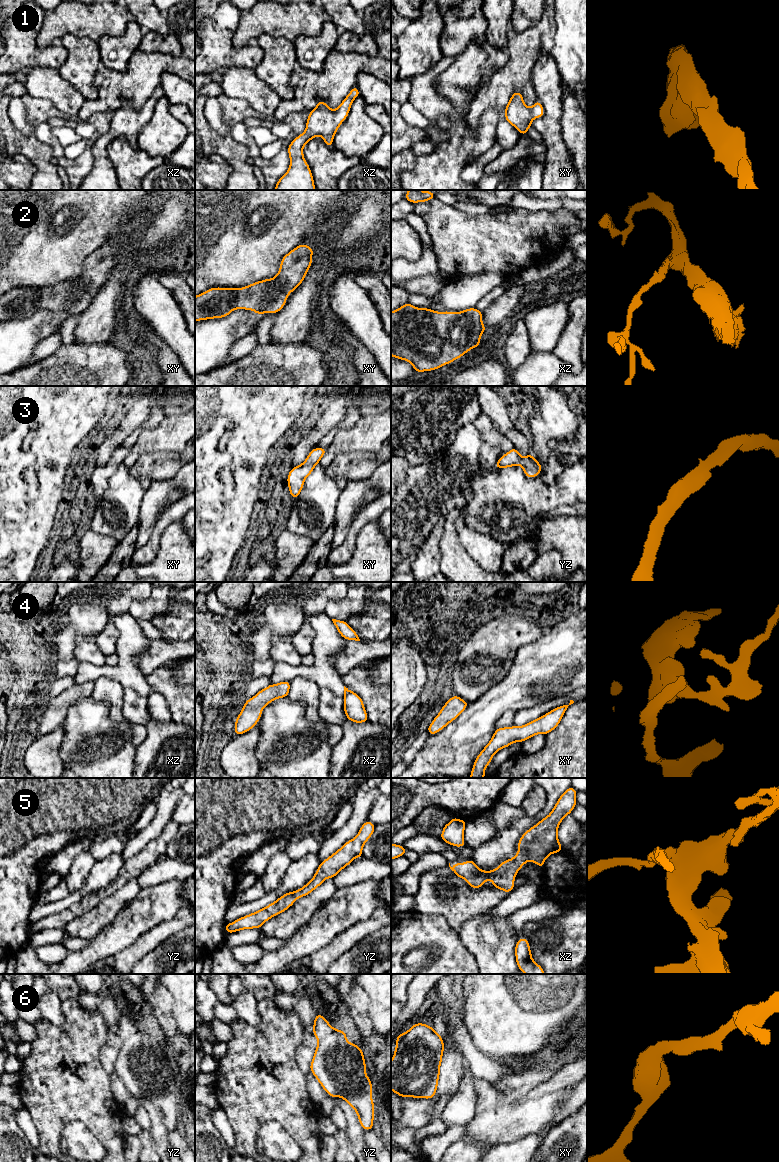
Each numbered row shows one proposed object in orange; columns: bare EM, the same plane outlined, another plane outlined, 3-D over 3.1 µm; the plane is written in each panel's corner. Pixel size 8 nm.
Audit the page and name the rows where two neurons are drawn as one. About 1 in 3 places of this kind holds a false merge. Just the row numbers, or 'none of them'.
none of them

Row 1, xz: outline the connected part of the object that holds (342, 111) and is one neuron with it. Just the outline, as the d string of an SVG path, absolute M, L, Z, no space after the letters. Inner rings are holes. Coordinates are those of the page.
M355 85L335 111L324 101L318 101L317 106L309 112L305 131L288 146L290 166L278 180L274 190L315 190L313 175L304 158L303 148L316 136L321 136L331 148L334 136L341 123L346 120L357 96L360 96L360 92Z

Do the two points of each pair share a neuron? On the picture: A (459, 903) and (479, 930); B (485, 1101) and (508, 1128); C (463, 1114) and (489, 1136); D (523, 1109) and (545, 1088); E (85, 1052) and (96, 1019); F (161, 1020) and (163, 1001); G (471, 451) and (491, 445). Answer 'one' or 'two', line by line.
A: two
B: one
C: two
D: two
E: one
F: one
G: two

